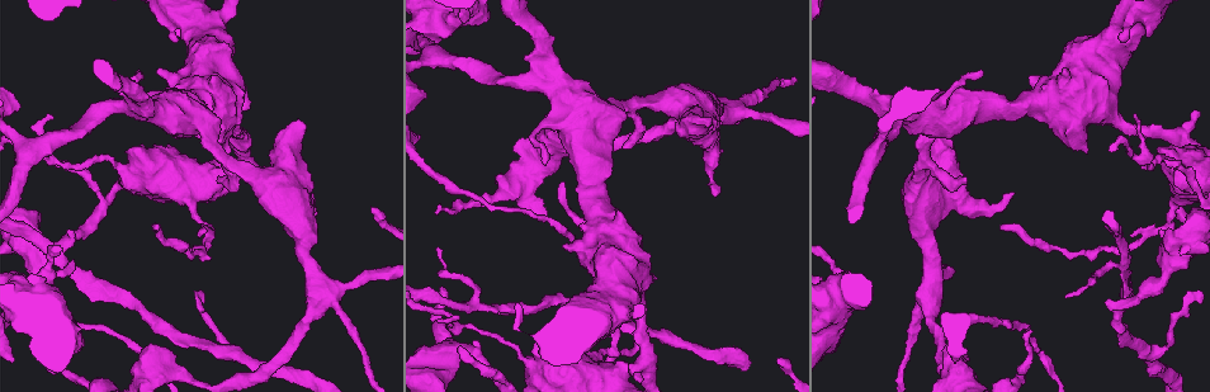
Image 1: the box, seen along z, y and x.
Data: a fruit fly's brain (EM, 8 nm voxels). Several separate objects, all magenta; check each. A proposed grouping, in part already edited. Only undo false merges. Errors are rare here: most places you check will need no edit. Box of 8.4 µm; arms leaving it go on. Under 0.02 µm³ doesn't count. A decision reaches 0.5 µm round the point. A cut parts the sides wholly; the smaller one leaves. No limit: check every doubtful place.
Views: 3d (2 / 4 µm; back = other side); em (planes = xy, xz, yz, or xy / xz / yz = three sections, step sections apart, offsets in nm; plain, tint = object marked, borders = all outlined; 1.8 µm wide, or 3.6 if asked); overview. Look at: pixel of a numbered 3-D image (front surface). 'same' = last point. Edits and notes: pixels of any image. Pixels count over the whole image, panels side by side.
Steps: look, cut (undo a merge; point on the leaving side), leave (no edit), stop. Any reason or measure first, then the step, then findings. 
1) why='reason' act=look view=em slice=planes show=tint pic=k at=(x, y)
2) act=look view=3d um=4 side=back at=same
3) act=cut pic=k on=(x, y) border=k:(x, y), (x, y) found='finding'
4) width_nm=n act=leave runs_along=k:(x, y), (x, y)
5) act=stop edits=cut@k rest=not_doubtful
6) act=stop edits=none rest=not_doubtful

why='branch point' act=look view=3d um=2 pic=1 at=(447, 349)

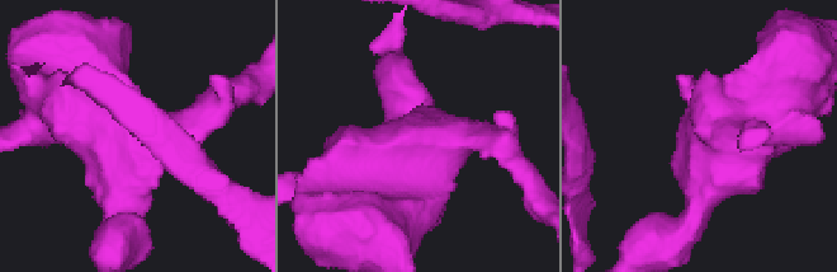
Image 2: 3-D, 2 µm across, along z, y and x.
arms=3 arm_widths_nm=190,320,500 act=look view=em slice=planes show=tint pic=2 at=(420, 138)

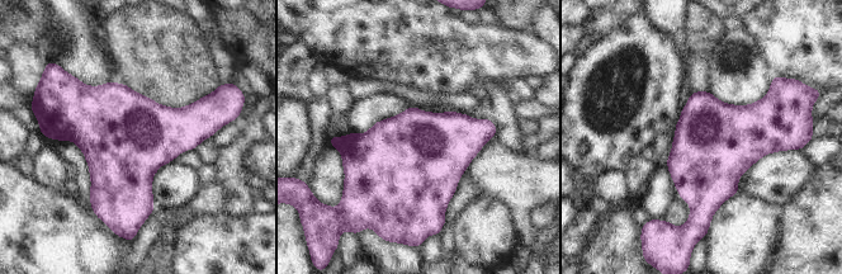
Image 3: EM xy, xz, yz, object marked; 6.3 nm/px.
width_nm=500 act=leave found='continuous, no second cell'

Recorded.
why='thick turns thin' act=look view=3d um=4 side=back pic=1 at=(151, 170)

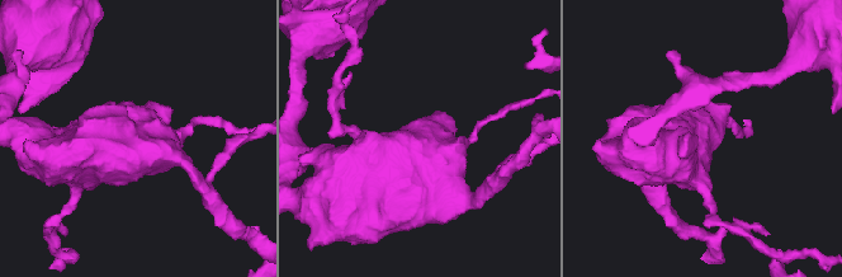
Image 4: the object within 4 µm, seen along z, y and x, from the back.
why='shape alone is not enough' act=look view=em um=3.6 slice=yz step=8 show=tint pic=4 at=(421, 147)

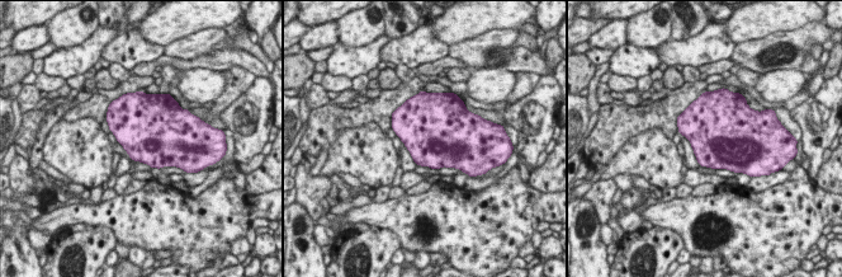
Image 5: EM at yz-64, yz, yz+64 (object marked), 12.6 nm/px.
act=look view=em um=3.6 slice=planes show=tint at=same

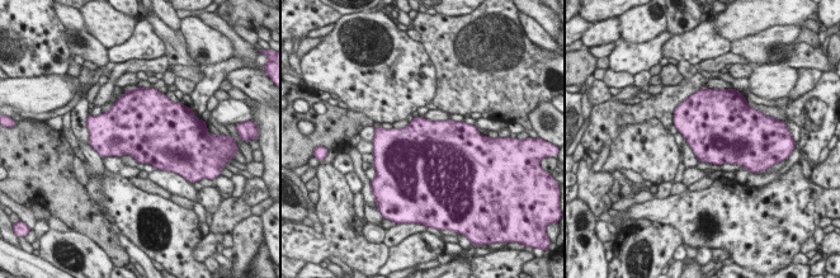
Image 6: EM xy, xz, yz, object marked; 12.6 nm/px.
width_nm=750 act=leave found='one cell here'

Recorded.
why='a fork' act=look view=em slice=planes show=tint pic=1 at=(1124, 265)

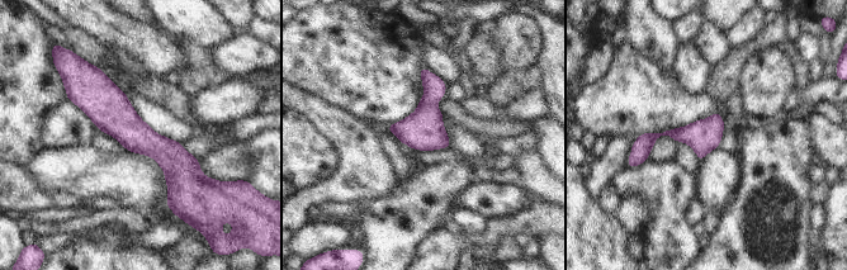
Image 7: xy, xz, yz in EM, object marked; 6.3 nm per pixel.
act=leave runs_along=7:(75, 96), (96, 96), (202, 179) found='one cell here'

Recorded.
act=look view=em slice=planes show=tint pic=1 at=(1147, 356)

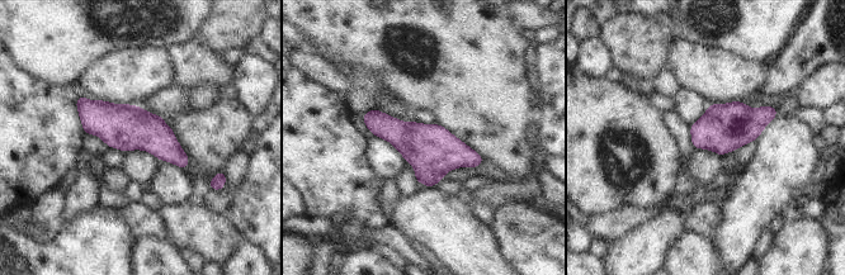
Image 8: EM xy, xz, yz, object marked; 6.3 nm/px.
act=leave runs_along=8:(80, 100), (184, 162) found='one cell here'

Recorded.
why='sudden change in width' act=look view=em um=3.6 slice=planes show=plain pic=1 at=(148, 116)

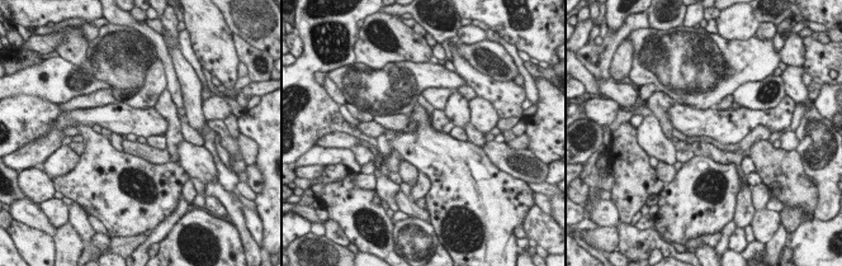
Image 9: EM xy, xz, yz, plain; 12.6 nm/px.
why='where the object lies' act=look view=em um=3.6 slice=planes show=tint at=same

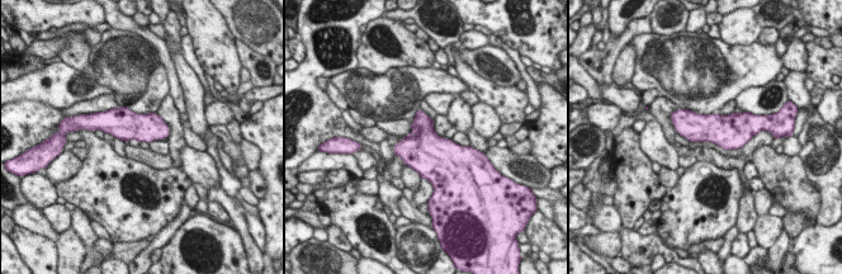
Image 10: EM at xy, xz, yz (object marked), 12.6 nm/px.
act=leave found='one cell here'

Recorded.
why='calibre changes' act=look view=em um=3.6 slice=xy step=16 show=tint pic=1 at=(445, 22)

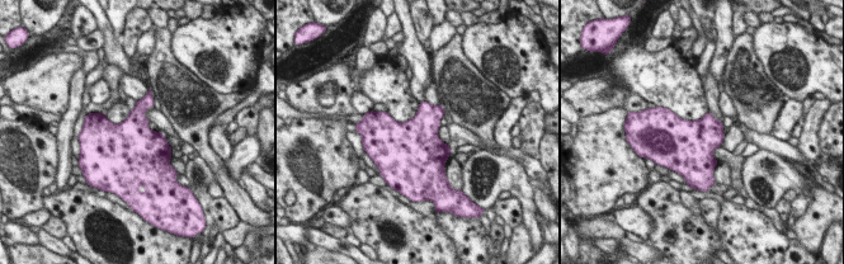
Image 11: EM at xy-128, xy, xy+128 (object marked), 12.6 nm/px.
why='another direction' act=look view=em um=3.6 slice=planes show=tint at=same

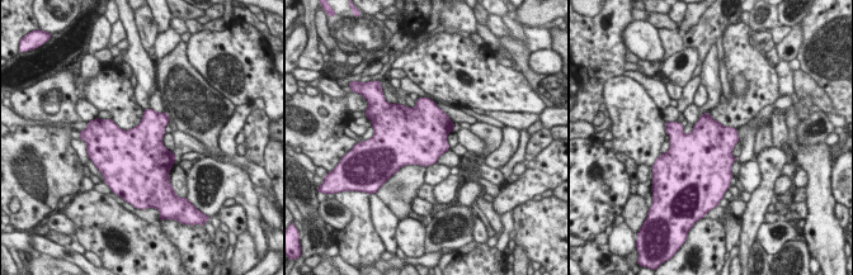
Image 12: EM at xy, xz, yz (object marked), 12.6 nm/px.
act=leave found='continuous, no second cell'

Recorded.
act=stop edits=none rest=not_doubtful

